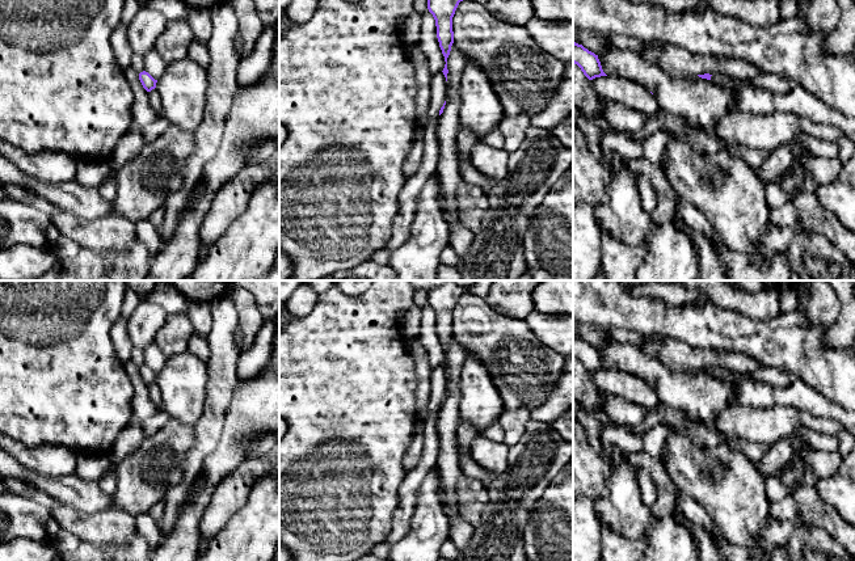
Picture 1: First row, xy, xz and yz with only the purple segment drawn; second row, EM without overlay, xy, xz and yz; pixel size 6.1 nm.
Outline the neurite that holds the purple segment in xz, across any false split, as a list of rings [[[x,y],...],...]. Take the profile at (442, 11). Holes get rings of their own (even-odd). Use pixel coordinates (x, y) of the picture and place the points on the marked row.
[[[428,0],[428,9],[435,20],[437,38],[446,62],[442,71],[446,81],[448,73],[447,58],[454,43],[452,17],[460,1],[463,0]]]

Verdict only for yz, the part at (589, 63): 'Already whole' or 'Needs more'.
Already whole

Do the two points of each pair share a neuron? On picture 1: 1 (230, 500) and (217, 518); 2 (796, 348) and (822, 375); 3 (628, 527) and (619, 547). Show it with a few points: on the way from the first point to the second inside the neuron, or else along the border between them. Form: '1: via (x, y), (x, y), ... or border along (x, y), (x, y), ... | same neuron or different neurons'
1: via (226, 503), (218, 514) | same neuron
2: via (799, 355), (805, 365), (815, 367) | same neuron
3: border along (603, 524), (607, 524), (627, 539), (645, 539) | different neurons

